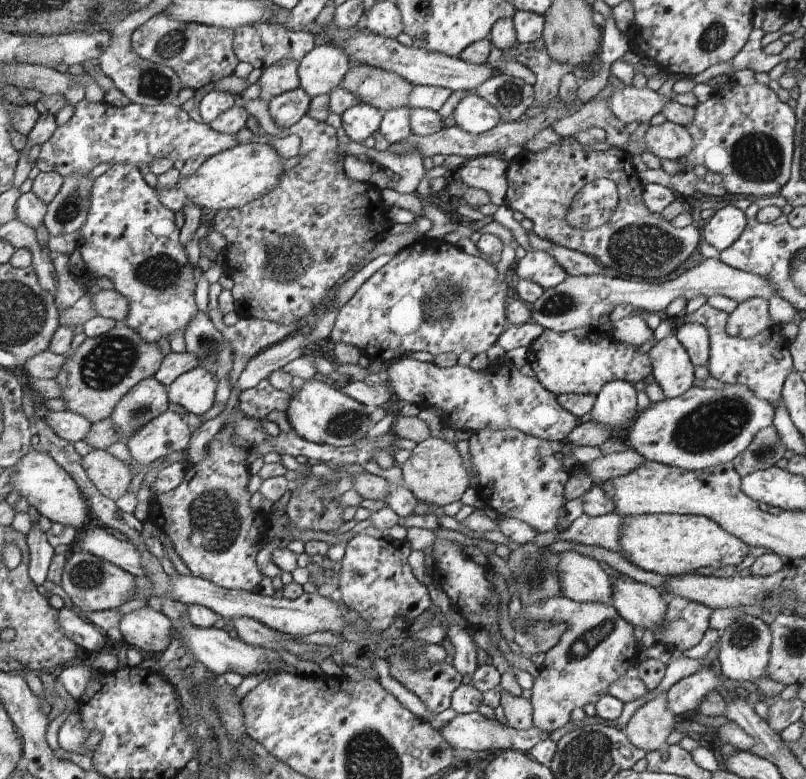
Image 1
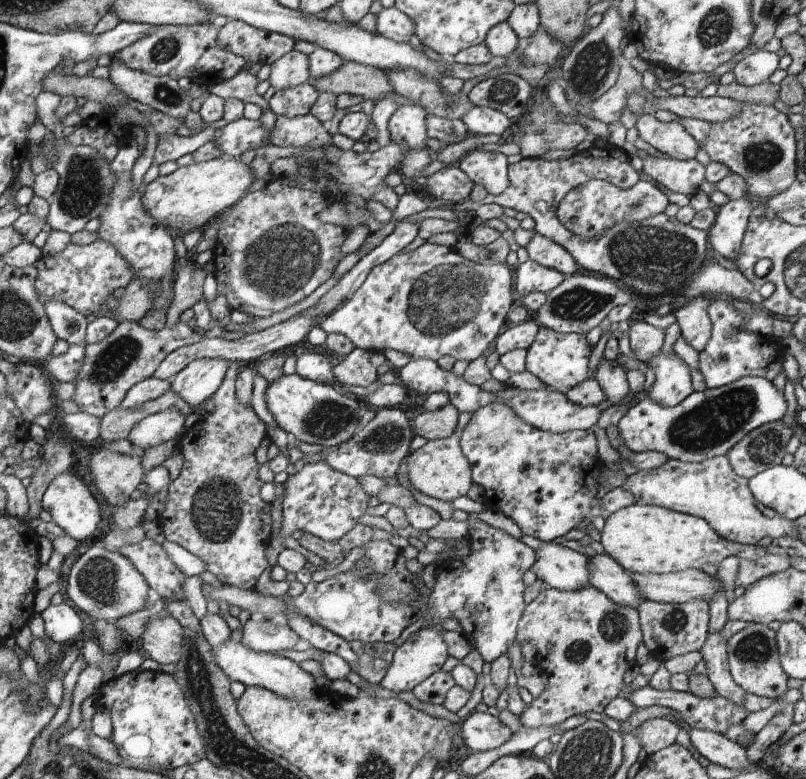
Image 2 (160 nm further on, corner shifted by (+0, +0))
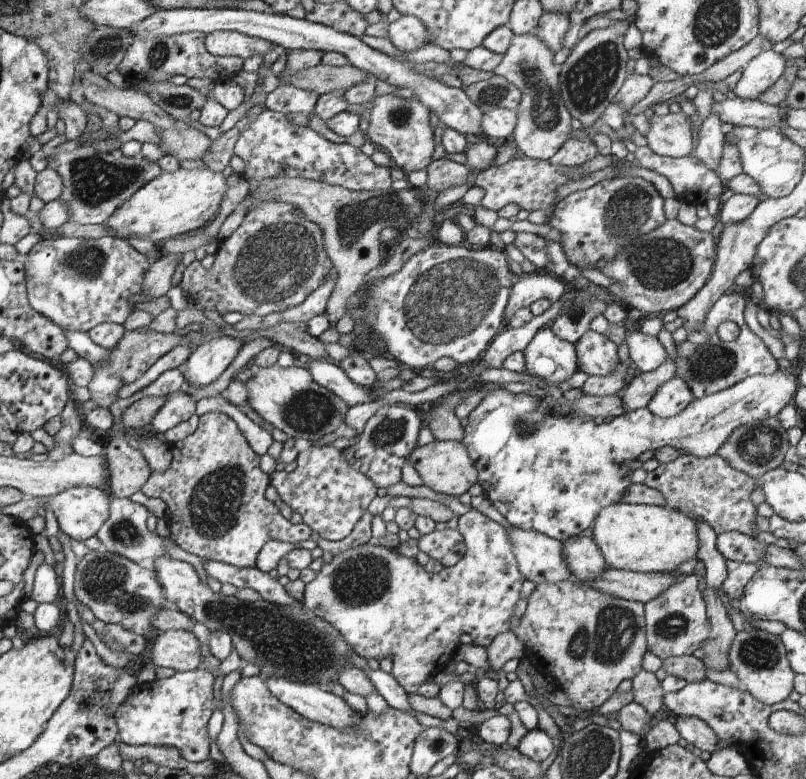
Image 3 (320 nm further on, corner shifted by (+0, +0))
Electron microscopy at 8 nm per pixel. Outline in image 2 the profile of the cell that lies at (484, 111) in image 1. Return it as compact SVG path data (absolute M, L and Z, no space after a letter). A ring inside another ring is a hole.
M473 105L461 121L466 125L470 135L496 134L505 138L513 130L515 124L515 120L508 118L503 111L476 105Z

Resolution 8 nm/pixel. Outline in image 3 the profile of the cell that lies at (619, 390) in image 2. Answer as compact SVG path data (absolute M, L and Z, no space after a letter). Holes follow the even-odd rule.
M588 329L574 343L578 355L578 370L589 376L604 376L612 372L620 362L617 345L606 335Z

